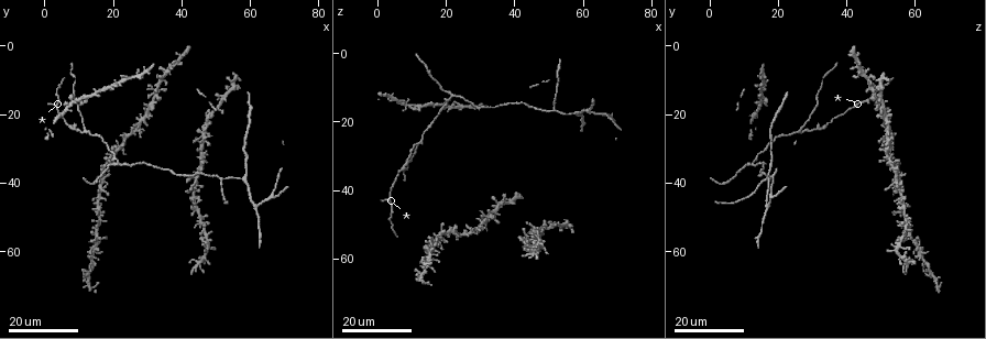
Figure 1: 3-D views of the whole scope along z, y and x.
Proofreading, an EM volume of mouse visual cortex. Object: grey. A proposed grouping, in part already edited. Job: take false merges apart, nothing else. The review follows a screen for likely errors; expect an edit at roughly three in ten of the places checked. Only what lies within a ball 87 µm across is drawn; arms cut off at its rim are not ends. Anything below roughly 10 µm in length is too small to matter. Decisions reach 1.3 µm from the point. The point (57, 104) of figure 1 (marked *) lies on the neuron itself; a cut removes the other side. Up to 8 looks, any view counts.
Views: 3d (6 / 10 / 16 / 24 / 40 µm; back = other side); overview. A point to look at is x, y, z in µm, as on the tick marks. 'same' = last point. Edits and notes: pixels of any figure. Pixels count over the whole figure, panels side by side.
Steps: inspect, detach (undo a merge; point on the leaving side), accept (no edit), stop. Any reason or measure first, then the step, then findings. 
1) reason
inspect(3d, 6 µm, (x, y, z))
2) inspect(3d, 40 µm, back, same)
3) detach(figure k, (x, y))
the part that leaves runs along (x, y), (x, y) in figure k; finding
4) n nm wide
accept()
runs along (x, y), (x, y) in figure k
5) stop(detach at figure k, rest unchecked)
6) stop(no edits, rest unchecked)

four arms meet
inspect(3d, 16 µm, (58.0, 38.5, 16.5))

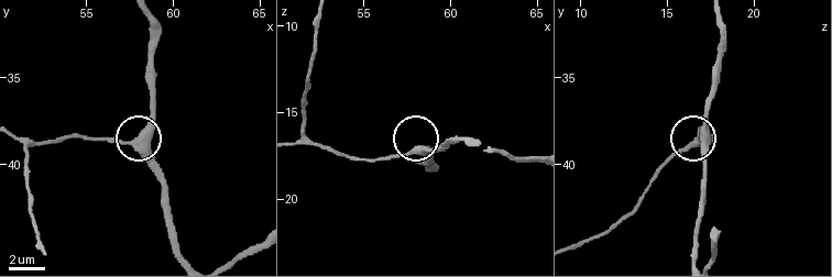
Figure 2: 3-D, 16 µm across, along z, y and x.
inspect(3d, 6 µm, (58.6, 38.9, 17.2))

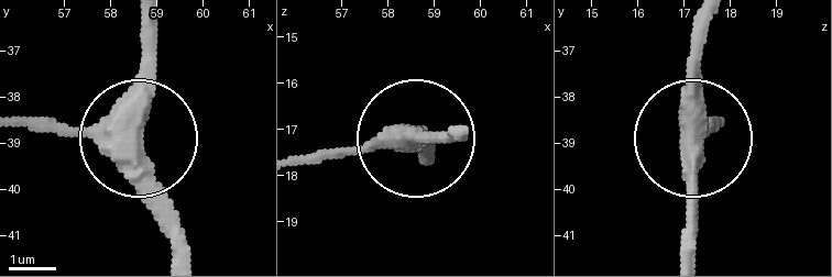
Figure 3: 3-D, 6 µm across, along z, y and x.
side arm 32 µm
accept()
runs along (720, 121), (697, 133), (697, 19) in figure 3; continuous, no second neuron

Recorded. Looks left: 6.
three-way junction
inspect(3d, 16 µm, (51.5, 39.0, 16.0))

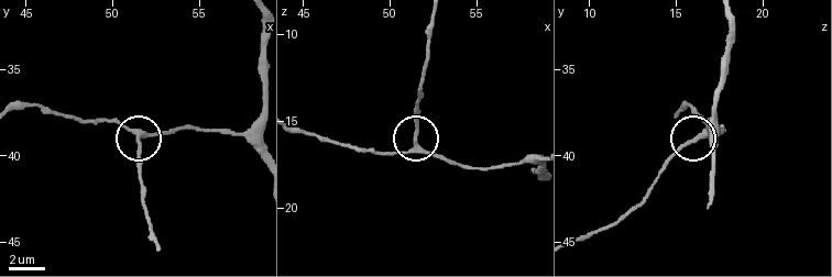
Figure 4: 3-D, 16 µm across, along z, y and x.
zoom in
inspect(3d, 10 µm, (51.6, 39.1, 16.2))

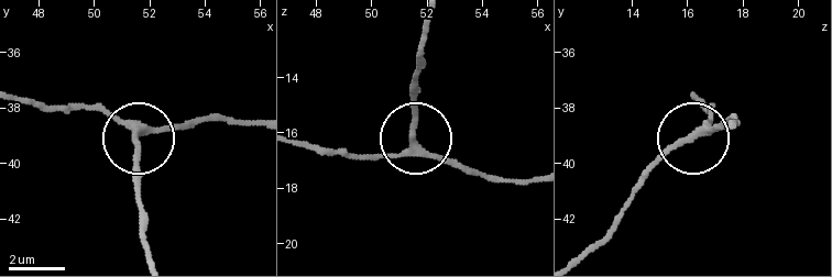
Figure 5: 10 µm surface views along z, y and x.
inspect(3d, 6 µm, (51.6, 39.1, 16.3))

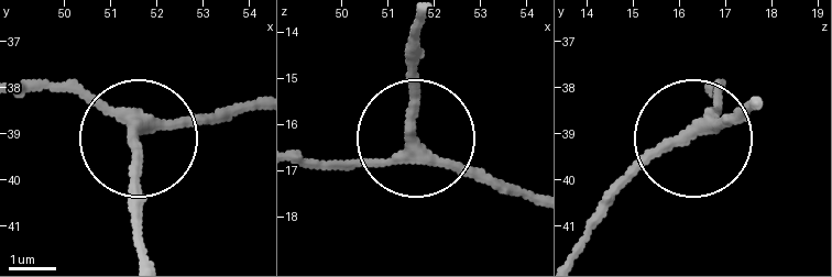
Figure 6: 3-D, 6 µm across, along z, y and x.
side arm 18 µm
accept()
runs along (296, 152), (380, 159), (403, 147), (415, 124), (415, 22) in figure 6; all the same neuron

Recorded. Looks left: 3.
branch point
inspect(3d, 24 µm, (61.5, 47.0, 16.5))

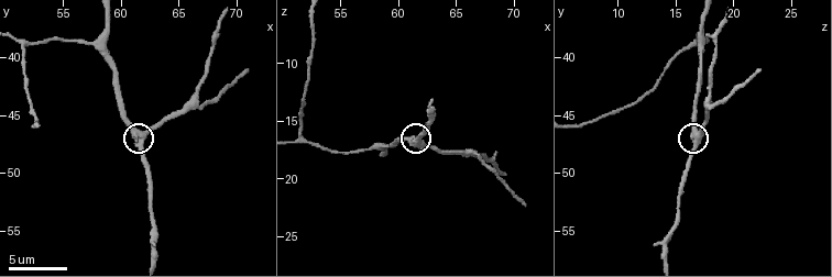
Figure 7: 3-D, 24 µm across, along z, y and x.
zoom in
inspect(3d, 10 µm, (61.8, 47.0, 17.0))

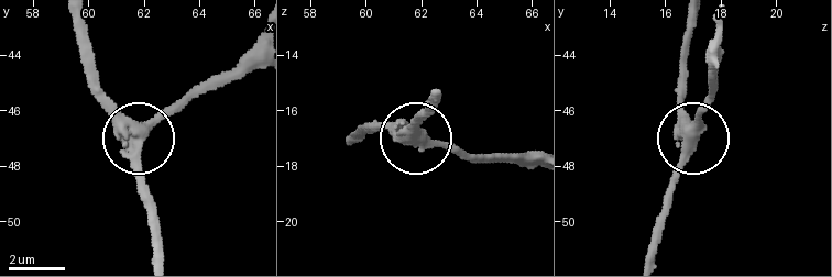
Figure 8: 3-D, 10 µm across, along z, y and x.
accept()
runs along (348, 136), (395, 124), (416, 139), (416, 112) in figure 8; one neuron here

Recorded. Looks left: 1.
stop(no edits, rest unchecked)

